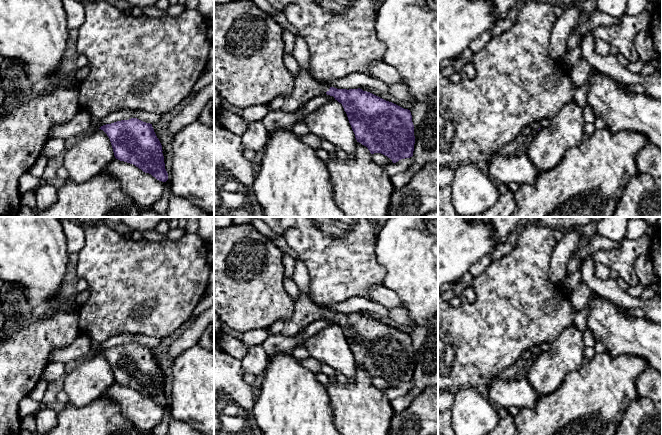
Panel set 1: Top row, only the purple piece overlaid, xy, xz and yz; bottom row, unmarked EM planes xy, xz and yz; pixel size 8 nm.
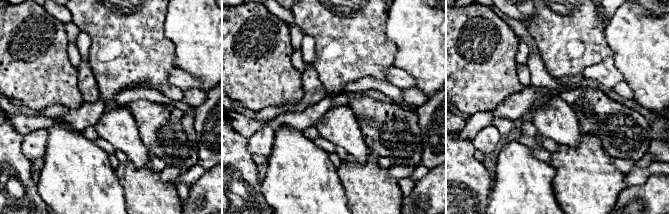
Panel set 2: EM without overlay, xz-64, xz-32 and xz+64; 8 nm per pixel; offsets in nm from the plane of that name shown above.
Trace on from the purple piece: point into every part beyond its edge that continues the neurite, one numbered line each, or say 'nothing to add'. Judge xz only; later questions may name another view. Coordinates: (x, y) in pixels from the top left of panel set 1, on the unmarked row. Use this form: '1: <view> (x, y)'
1: xz (305, 311)

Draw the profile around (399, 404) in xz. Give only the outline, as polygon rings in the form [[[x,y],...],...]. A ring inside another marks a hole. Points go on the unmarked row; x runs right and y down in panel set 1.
[[[405,395],[390,400],[390,404],[395,413],[401,413],[412,403],[413,399],[413,397]]]

